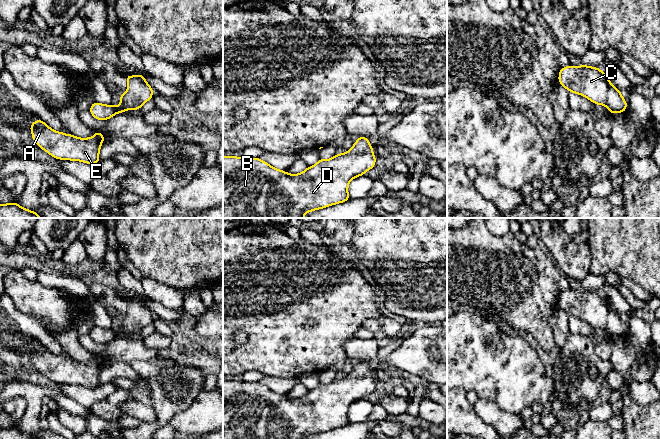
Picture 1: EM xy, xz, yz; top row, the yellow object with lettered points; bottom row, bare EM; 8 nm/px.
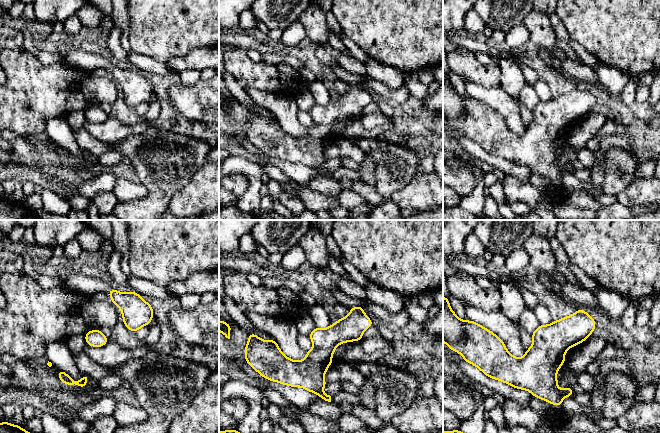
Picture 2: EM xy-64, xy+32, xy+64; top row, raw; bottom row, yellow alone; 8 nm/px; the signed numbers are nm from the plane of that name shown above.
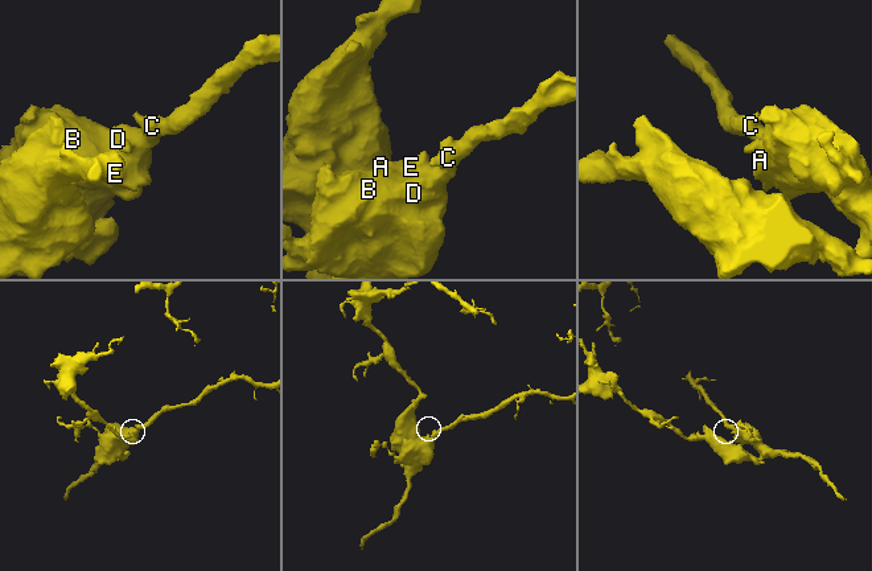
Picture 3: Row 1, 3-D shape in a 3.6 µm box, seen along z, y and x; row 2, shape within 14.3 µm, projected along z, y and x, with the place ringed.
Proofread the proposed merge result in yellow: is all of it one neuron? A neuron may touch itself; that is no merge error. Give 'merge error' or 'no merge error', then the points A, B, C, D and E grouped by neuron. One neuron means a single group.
no merge error | A B C D E

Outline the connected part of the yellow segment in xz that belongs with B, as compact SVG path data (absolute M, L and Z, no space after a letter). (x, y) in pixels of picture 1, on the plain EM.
M360 360L352 372L331 383L318 386L299 398L288 398L276 393L260 382L223 381L223 439L305 439L307 436L326 432L350 424L348 409L356 401L375 391L376 381L368 362Z

